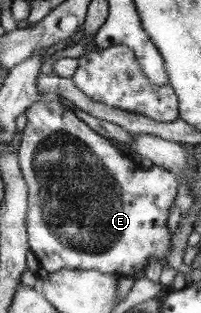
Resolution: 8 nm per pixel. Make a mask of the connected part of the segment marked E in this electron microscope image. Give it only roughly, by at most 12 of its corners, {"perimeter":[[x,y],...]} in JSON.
{"perimeter":[[58,94],[17,153],[49,273],[164,260],[178,177],[142,170]]}

